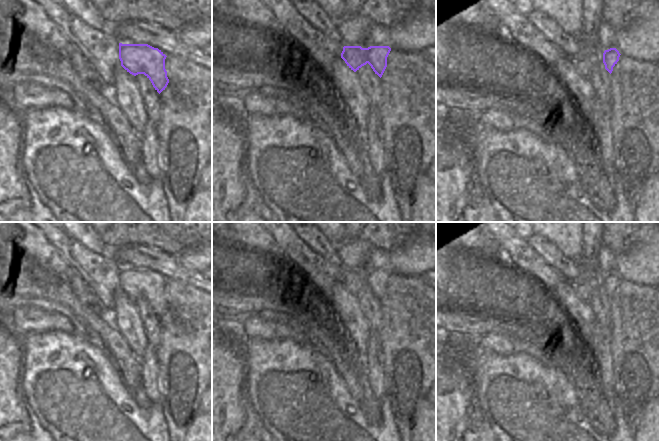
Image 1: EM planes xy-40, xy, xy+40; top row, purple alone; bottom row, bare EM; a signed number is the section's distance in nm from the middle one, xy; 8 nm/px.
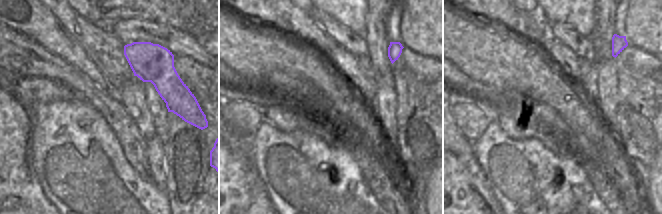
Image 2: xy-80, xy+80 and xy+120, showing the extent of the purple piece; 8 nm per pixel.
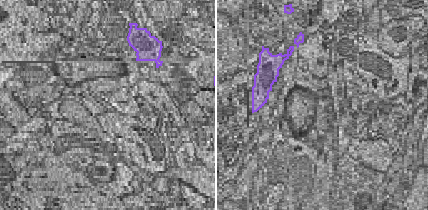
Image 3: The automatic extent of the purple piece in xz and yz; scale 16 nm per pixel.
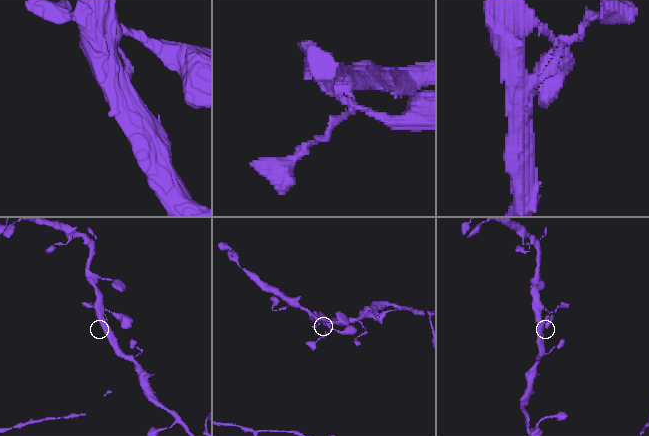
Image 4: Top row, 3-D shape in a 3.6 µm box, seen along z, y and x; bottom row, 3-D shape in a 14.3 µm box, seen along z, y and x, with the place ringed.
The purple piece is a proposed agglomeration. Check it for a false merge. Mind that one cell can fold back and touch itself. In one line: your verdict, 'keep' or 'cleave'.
keep

